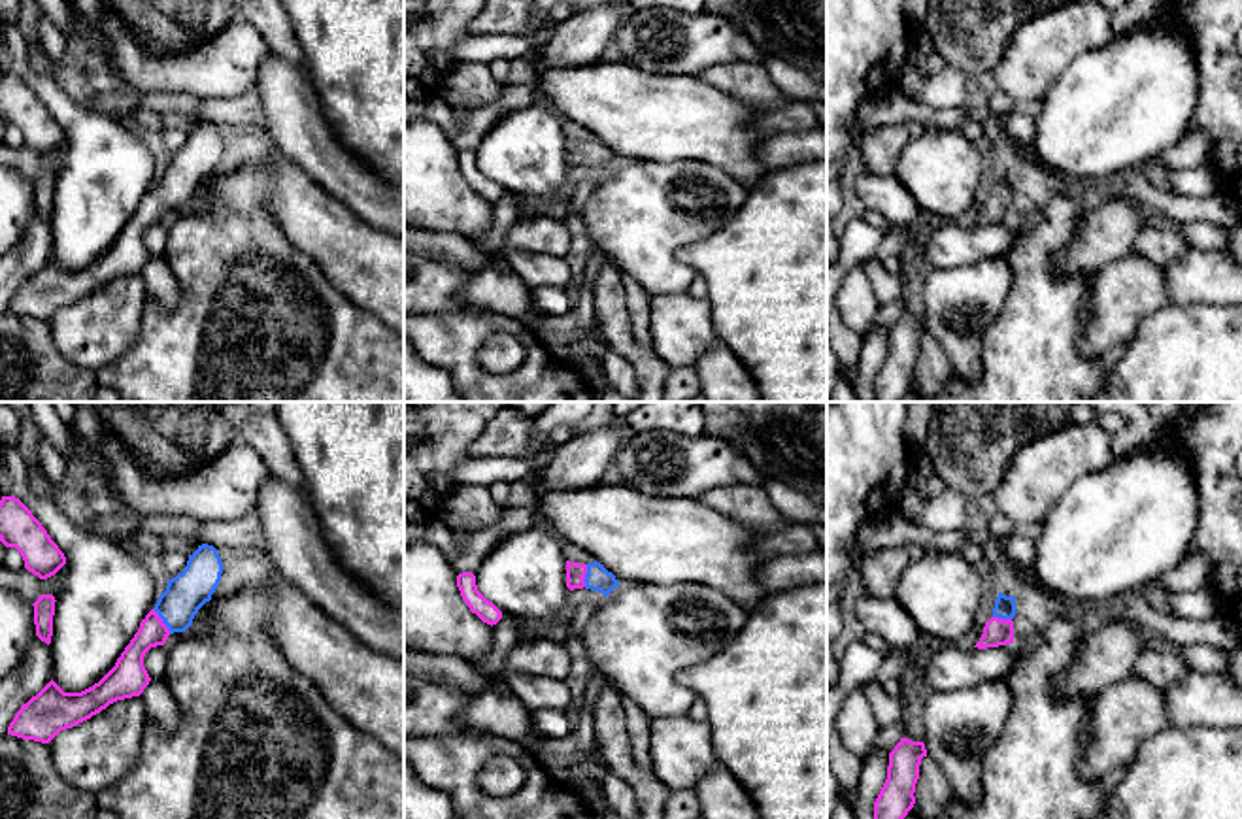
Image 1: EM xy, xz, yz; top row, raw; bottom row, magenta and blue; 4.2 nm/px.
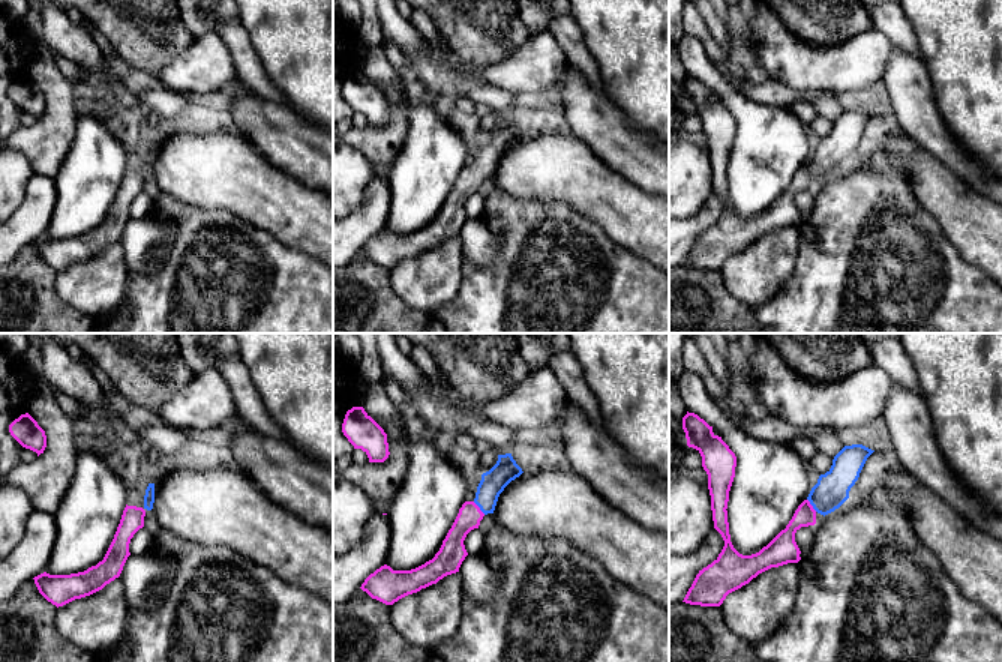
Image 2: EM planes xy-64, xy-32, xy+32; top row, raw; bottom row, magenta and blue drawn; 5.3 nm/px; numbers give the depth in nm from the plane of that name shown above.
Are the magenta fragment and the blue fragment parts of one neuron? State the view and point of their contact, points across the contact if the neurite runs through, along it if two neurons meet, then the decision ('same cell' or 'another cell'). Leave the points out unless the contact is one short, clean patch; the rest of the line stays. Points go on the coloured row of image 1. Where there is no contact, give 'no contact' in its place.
contact xy (161, 621); way xy (129, 670), (133, 653), (161, 621), (185, 593); same cell

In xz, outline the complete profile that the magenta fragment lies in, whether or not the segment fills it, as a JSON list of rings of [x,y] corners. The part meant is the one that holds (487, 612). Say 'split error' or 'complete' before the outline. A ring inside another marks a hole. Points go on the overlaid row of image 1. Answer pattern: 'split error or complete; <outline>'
complete; [[[472,572],[459,574],[457,587],[470,611],[483,623],[493,627],[502,619],[502,611],[478,591],[476,576]]]

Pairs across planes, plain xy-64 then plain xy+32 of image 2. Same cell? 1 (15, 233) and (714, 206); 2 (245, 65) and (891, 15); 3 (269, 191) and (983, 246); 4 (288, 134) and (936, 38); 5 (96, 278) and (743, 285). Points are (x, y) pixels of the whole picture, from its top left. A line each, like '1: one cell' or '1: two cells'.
1: one cell
2: one cell
3: one cell
4: two cells
5: one cell

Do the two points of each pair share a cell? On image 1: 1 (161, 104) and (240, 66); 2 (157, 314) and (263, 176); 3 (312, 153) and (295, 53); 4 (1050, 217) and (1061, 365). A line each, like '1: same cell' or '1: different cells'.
1: different cells
2: different cells
3: different cells
4: same cell

